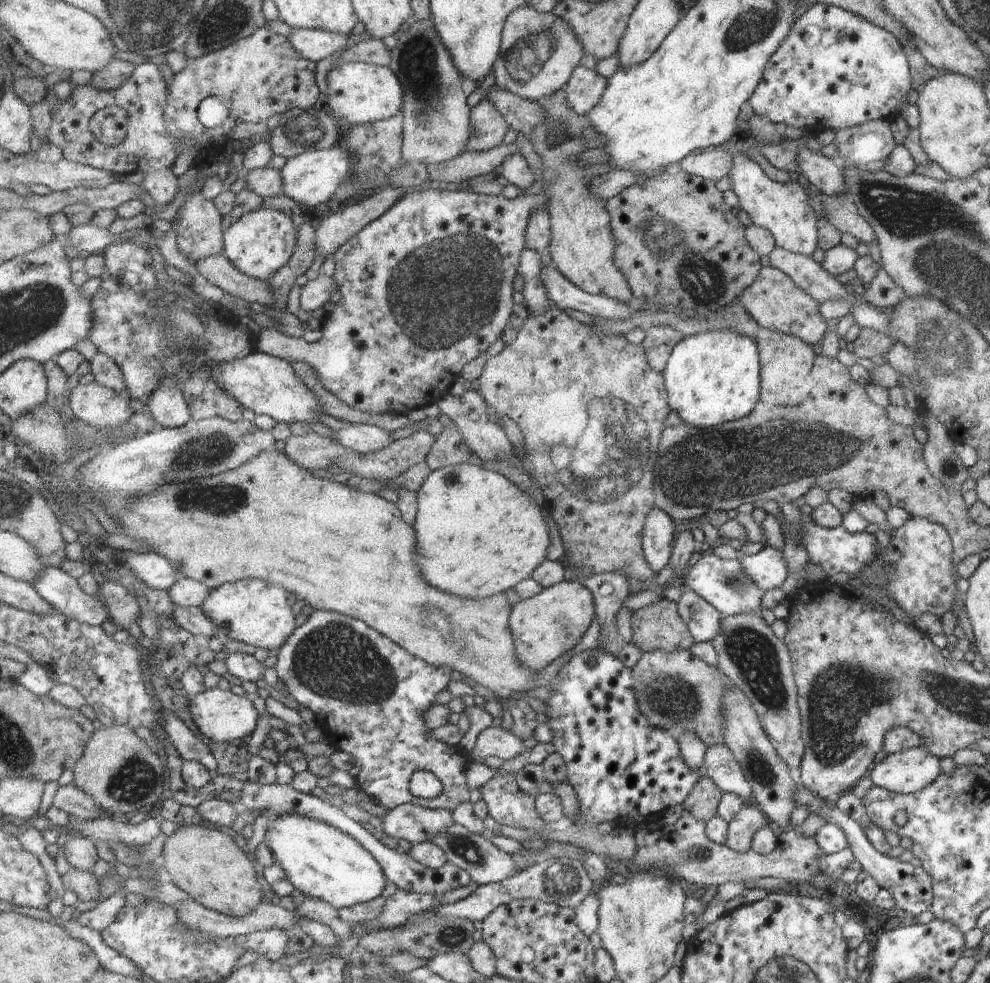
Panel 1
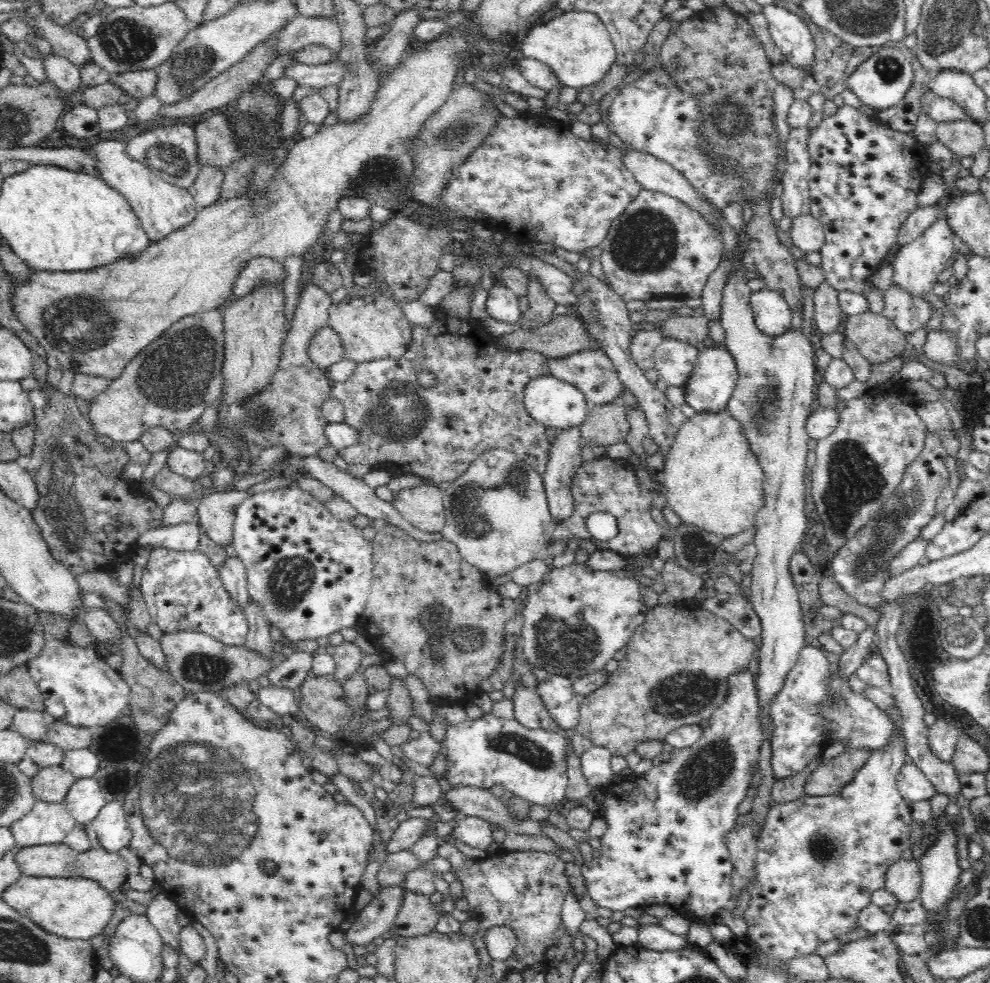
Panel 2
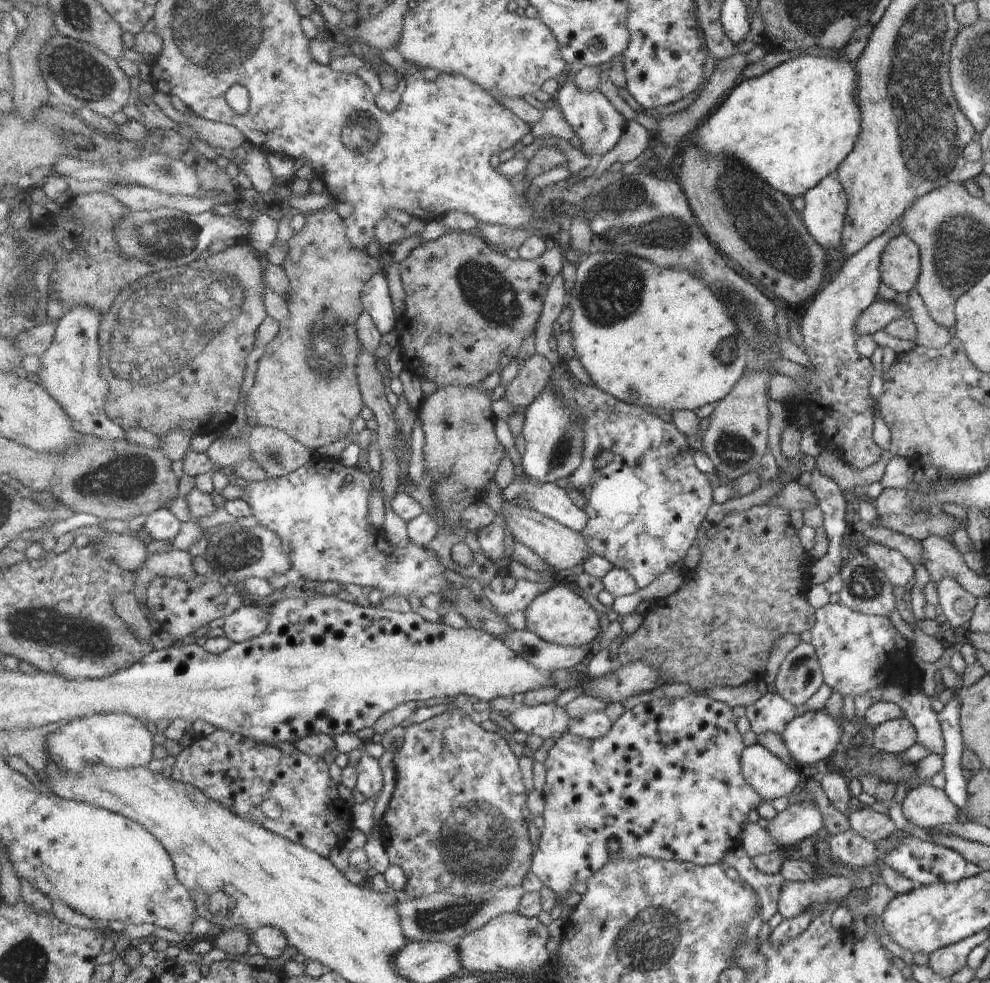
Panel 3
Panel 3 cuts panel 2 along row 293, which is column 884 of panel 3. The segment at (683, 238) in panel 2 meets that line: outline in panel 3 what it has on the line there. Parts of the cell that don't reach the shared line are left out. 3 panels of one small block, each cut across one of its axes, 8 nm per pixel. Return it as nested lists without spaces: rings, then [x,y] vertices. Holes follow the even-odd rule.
[[[827,603],[814,610],[815,622],[810,630],[810,645],[814,648],[822,674],[822,684],[842,696],[865,696],[872,703],[895,703],[901,714],[915,729],[915,743],[939,755],[944,751],[941,729],[936,712],[931,709],[930,697],[921,688],[920,665],[914,659],[899,658],[895,648],[897,632],[888,618],[853,612],[841,603]]]

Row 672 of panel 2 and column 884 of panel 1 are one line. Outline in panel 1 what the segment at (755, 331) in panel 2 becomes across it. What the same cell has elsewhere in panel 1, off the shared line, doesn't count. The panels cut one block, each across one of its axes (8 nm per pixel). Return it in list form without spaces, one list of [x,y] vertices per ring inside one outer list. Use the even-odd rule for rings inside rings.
[[[919,745],[886,755],[879,763],[871,766],[868,777],[873,785],[884,788],[887,792],[909,794],[931,784],[939,773],[938,759]]]

